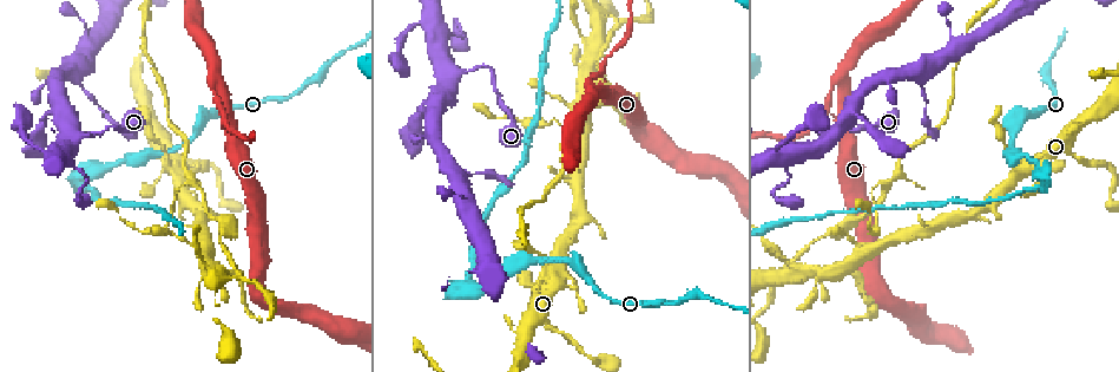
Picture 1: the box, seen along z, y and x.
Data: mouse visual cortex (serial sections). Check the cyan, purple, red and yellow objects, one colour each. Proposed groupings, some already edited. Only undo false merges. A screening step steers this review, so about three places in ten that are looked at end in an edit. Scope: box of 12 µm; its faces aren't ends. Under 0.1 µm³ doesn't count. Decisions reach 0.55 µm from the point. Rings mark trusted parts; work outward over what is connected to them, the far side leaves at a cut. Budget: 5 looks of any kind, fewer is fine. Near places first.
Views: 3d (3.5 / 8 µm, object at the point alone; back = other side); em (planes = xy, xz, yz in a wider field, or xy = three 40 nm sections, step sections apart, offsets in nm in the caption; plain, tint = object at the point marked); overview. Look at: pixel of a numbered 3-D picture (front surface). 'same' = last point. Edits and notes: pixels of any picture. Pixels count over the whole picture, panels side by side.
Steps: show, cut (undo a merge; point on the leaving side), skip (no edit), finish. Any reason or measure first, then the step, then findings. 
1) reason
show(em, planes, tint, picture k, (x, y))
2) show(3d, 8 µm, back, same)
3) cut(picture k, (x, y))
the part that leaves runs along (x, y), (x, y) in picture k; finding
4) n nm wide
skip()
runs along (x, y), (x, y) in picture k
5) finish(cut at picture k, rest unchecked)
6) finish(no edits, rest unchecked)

show(3d, 8 µm, picture 1, (842, 83))

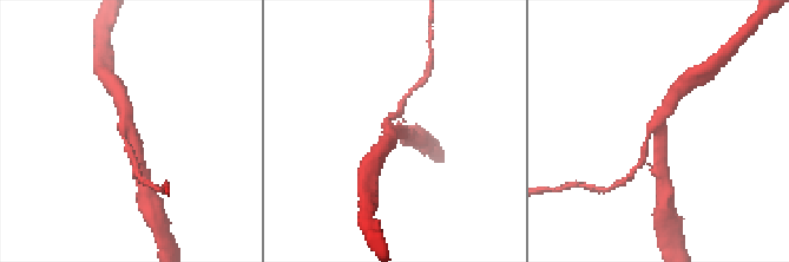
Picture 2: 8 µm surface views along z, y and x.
3 arms; arms of 250, 350, 400 nm; now the EM
show(em, xy, step 2, tint, picture 2, (391, 128))

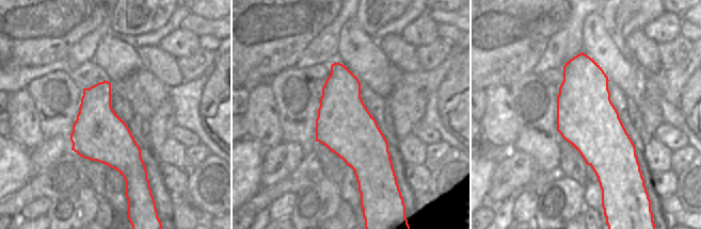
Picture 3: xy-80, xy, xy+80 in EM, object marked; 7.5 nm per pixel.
skip()
runs along (138, 162), (136, 139), (120, 100) in picture 2; all the same cell

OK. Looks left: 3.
a fork
show(3d, 3.5 µm, picture 1, (598, 22))

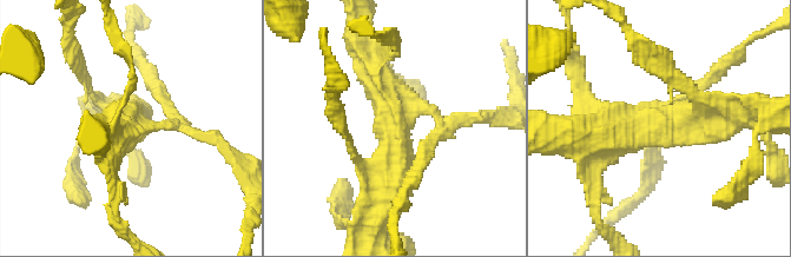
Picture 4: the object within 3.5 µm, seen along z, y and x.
3 arms; arms of 150, 350, 450 nm
show(em, xy, step 1, tint, picture 4, (652, 125))

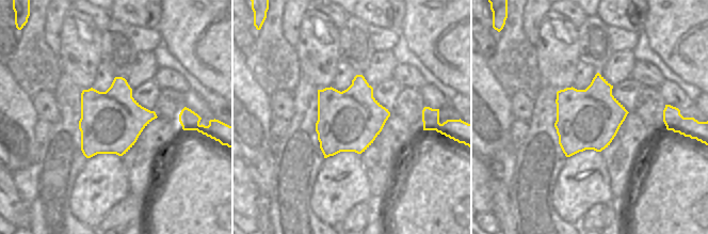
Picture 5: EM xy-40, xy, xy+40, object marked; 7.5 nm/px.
460 nm wide
cut(picture 4, (474, 116))
the part that leaves runs along (434, 117), (441, 132), (401, 195) in picture 4; a second cell is stuck on

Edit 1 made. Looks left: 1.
finish(cut at picture 4, rest unchecked)

